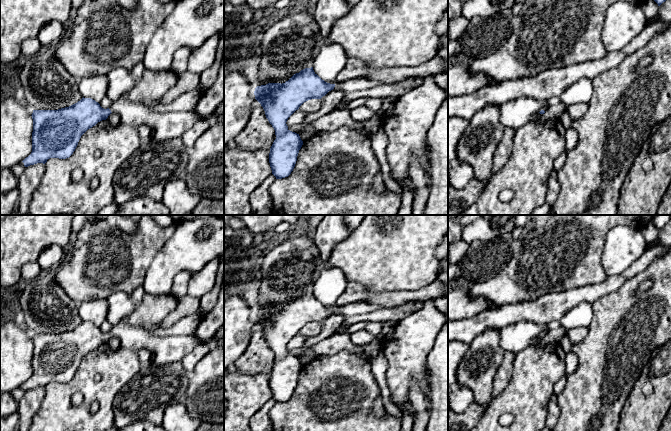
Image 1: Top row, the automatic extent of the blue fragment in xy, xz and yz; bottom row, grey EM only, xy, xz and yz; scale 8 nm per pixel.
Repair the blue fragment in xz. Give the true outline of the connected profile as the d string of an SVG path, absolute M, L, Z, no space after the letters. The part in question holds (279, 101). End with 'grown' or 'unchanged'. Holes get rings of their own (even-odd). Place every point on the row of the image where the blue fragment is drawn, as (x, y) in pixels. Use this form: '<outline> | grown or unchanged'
M311 67L294 74L285 83L257 86L254 91L255 99L263 107L266 118L275 130L276 139L270 148L269 163L276 179L288 177L295 167L303 141L299 134L288 129L286 122L304 102L321 99L333 89L349 93L379 85L382 83L369 78L330 84L322 80Z | grown

